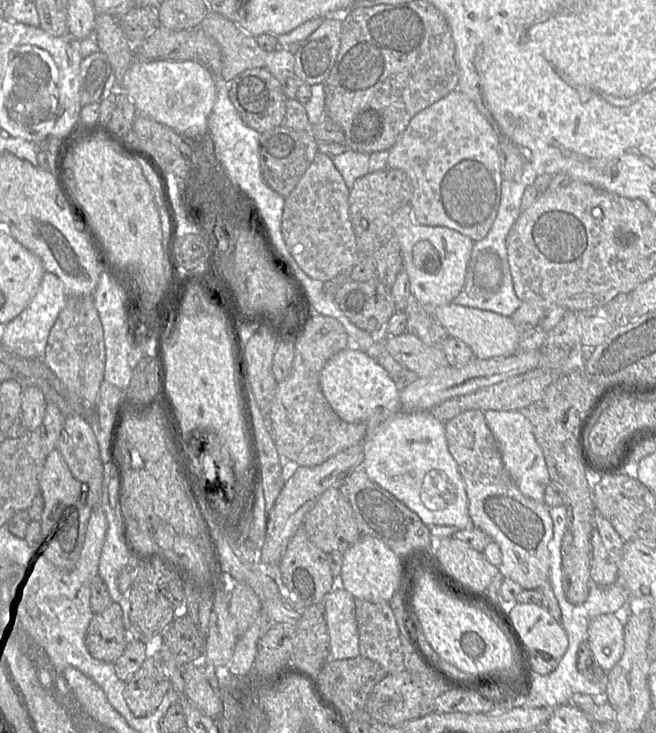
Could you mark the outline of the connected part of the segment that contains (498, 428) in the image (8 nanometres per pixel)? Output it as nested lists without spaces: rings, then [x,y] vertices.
[[[488,410],[484,414],[509,476],[526,497],[544,503],[545,490],[551,480],[543,451],[535,439],[528,418],[520,411]]]

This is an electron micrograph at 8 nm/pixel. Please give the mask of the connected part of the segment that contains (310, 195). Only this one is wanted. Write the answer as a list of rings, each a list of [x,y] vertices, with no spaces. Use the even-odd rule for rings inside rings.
[[[317,152],[294,190],[285,198],[281,222],[283,239],[299,267],[315,280],[329,281],[359,261],[349,214],[349,193],[331,158]]]

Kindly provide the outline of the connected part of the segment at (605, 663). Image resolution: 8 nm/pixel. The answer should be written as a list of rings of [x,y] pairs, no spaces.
[[[614,613],[597,616],[589,624],[587,641],[598,664],[608,673],[624,653],[624,625]]]

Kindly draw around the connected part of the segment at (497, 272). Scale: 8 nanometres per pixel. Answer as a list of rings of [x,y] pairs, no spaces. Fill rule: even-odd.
[[[526,176],[521,181],[509,181],[502,178],[501,198],[497,215],[487,235],[473,244],[464,287],[453,300],[453,303],[490,311],[506,317],[511,317],[521,306],[522,301],[517,297],[513,287],[505,242],[510,229],[521,213],[521,198],[526,185],[529,184],[529,177]]]

